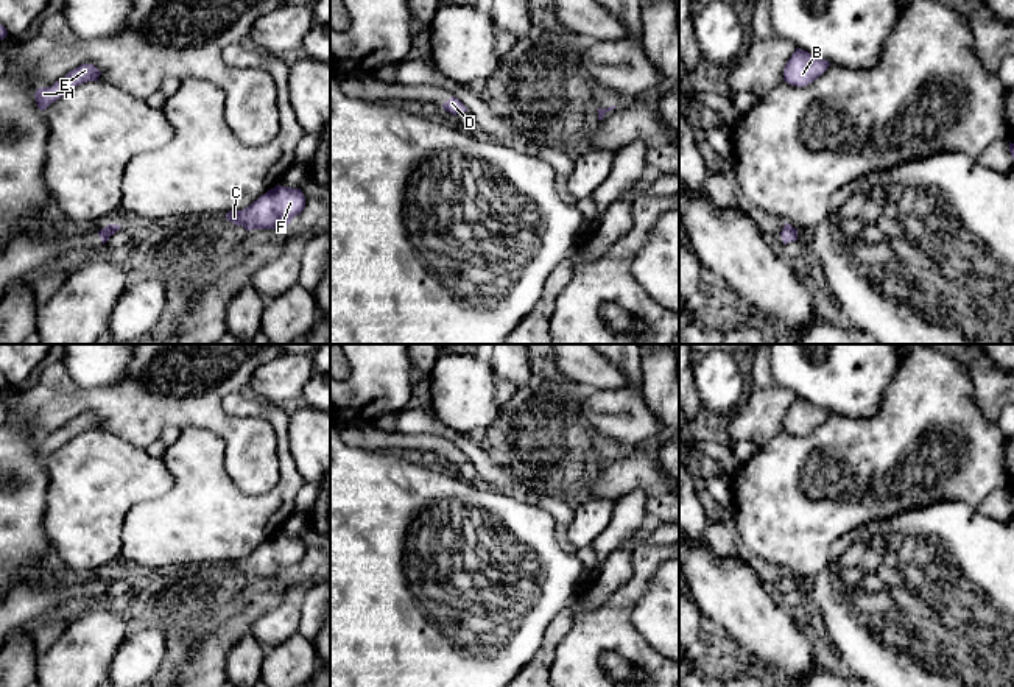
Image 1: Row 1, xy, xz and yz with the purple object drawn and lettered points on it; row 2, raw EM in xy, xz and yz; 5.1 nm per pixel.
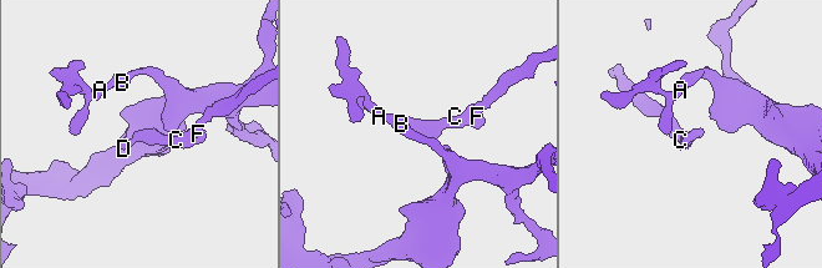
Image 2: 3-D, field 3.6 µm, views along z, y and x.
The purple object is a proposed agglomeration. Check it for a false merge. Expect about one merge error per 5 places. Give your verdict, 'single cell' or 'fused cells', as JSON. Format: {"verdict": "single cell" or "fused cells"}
{"verdict": "single cell"}

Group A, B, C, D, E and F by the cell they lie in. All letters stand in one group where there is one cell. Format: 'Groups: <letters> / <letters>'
Groups: A B C D E F

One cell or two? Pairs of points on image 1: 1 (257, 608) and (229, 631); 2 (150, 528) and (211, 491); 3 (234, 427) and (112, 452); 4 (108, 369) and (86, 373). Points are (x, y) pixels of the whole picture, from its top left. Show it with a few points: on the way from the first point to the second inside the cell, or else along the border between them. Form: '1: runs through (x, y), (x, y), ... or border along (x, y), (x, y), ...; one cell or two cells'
1: runs through (251, 611), (235, 625); one cell
2: runs through (165, 528), (173, 528), (195, 507); one cell
3: border along (105, 430), (145, 450); two cells
4: runs through (103, 369), (91, 369); one cell

